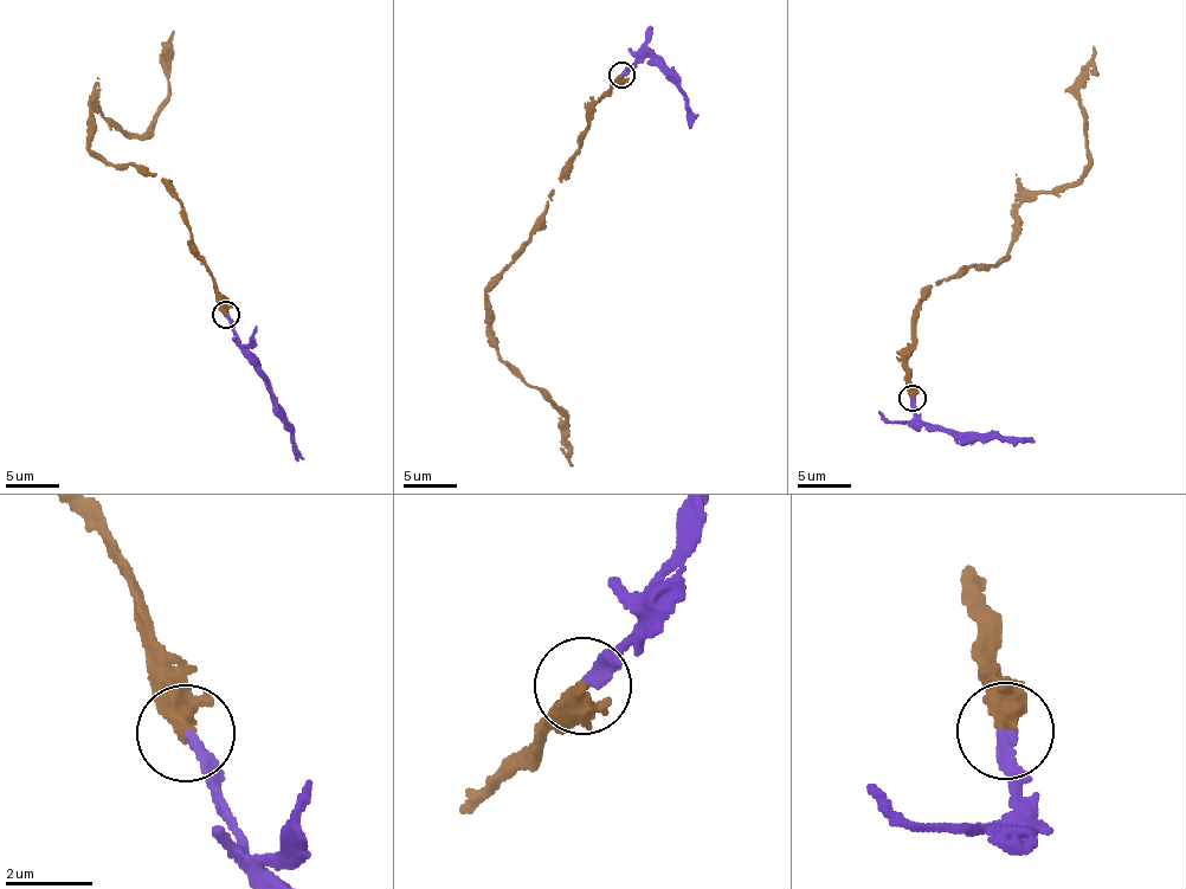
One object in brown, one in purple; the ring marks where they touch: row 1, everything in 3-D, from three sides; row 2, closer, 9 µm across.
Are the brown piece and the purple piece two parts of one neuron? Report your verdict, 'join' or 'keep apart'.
join

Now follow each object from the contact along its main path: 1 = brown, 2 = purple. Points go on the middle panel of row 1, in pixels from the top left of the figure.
1: (623, 75), (593, 108), (546, 212), (488, 291), (498, 360), (567, 414), (573, 465)
2: (623, 75), (636, 58), (651, 58), (683, 95), (691, 128)

